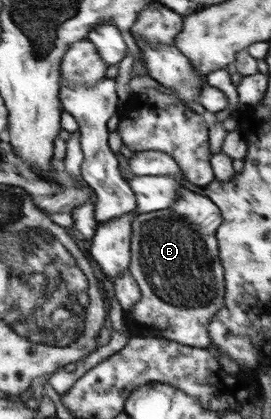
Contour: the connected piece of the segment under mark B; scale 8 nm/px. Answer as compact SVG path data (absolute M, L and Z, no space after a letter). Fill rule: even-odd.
M188 187L183 189L181 198L166 211L140 213L137 216L133 223L131 273L141 287L142 297L133 310L126 313L126 333L110 329L109 343L80 360L75 370L71 372L58 370L52 374L48 383L60 395L61 399L88 371L111 358L112 354L122 351L128 345L132 335L164 338L192 347L209 348L211 319L214 319L214 316L226 307L227 298L227 279L217 239L223 219L223 212L210 196L201 190Z

